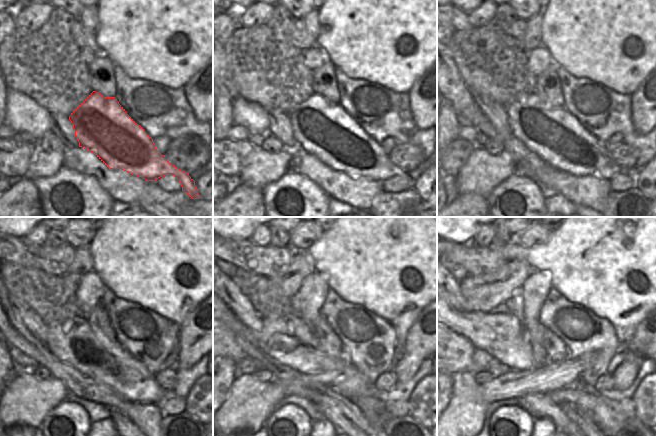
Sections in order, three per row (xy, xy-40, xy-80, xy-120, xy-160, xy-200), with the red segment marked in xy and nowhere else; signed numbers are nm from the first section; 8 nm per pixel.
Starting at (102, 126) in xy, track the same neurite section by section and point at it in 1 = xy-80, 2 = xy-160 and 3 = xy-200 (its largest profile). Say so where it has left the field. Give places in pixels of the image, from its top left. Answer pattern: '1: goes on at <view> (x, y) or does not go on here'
1: goes on at xy-80 (554, 134)
2: goes on at xy-160 (301, 352)
3: goes on at xy-200 (479, 335)

